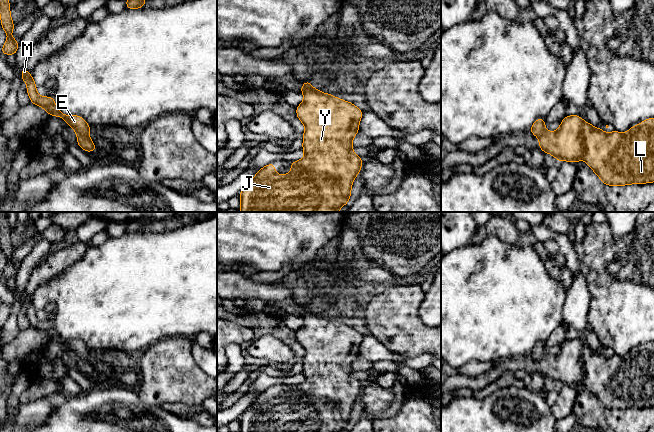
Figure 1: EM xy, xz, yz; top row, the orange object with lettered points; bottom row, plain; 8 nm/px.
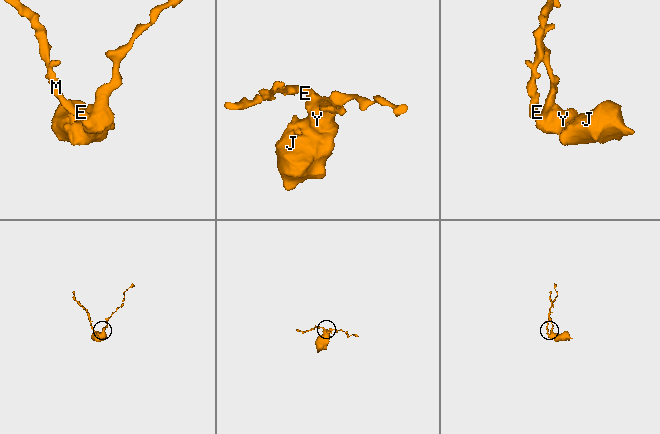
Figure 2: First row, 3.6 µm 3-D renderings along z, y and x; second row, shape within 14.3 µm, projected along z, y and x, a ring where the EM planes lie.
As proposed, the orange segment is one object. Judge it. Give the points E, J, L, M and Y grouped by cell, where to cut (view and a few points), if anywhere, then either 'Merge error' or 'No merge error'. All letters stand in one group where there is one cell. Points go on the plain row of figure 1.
Groups: E M / J L Y. Split along xy (87, 359), (78, 360). Merge error

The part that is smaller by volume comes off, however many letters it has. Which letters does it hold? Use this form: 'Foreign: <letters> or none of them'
Foreign: E, M

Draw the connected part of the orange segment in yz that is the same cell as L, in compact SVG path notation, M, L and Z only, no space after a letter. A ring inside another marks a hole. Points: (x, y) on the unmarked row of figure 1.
M571 339L565 340L560 348L560 351L555 356L545 355L542 359L539 360L539 372L544 377L549 377L553 379L558 386L560 385L570 385L576 387L581 383L584 383L587 389L597 398L597 400L601 403L601 405L607 410L624 410L628 408L646 408L649 406L654 406L654 342L649 342L647 344L642 345L639 349L632 350L626 358L620 357L616 354L613 356L606 358L603 354L592 350L590 347L585 346L579 339ZM625 367L629 368L629 384L627 385L624 381L623 370Z

